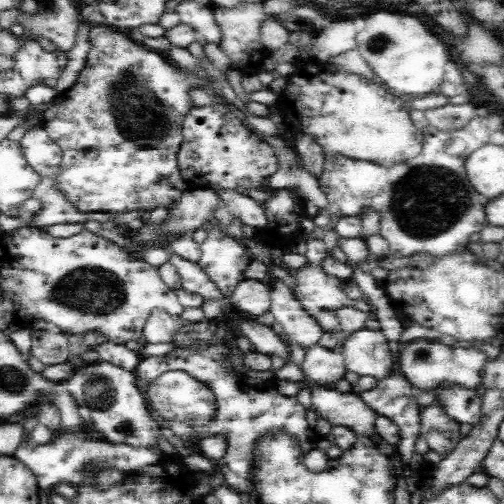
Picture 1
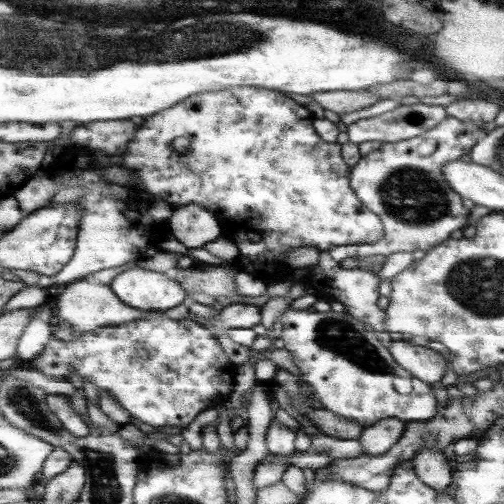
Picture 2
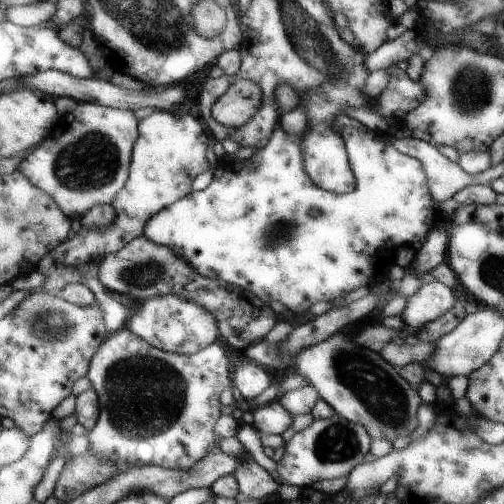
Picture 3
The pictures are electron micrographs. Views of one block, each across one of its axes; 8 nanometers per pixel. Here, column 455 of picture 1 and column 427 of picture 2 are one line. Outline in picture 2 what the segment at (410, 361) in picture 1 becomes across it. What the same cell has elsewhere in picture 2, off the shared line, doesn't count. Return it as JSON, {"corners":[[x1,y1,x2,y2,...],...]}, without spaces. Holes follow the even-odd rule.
{"corners":[[393,338,387,350,401,368,409,370,415,378,421,378,427,384,437,382,445,372,445,360,425,346,413,346,409,340]]}

